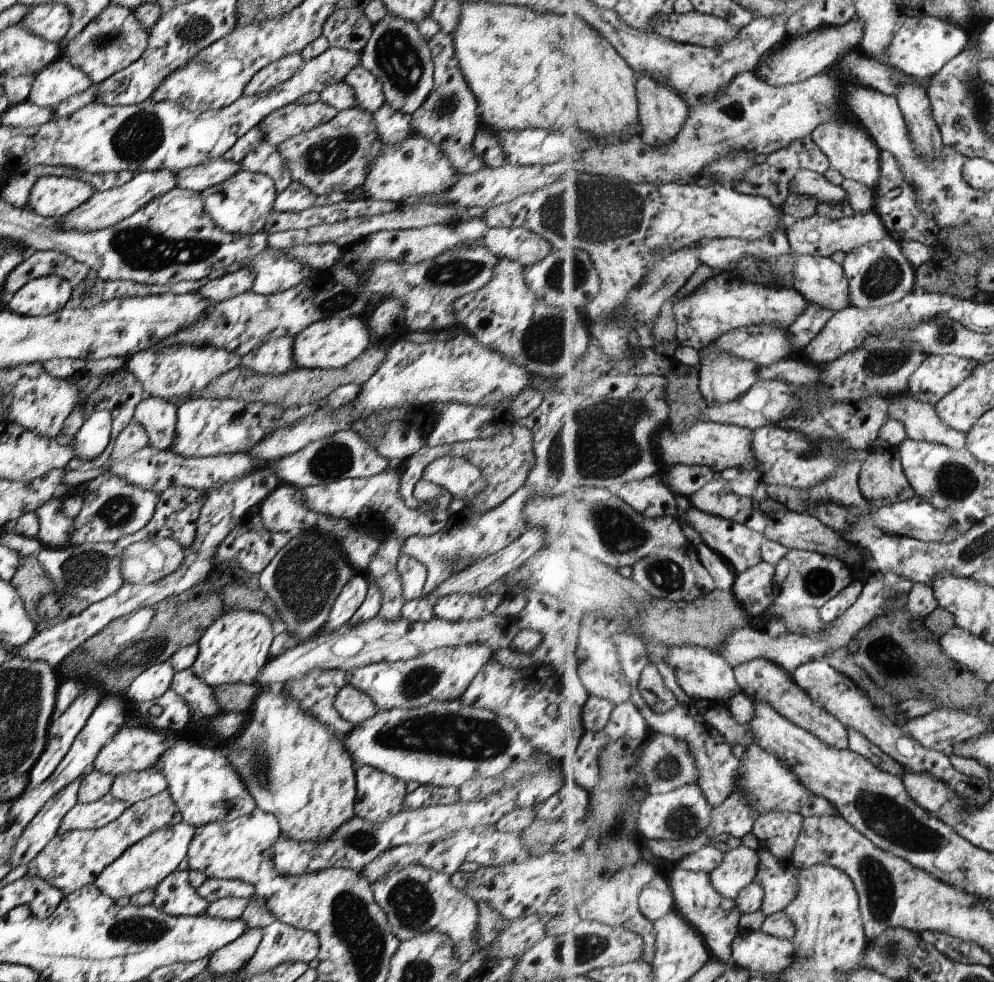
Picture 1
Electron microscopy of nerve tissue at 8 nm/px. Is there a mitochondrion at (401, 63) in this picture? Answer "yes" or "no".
yes

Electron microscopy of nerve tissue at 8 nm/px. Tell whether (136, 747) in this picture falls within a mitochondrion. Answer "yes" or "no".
no

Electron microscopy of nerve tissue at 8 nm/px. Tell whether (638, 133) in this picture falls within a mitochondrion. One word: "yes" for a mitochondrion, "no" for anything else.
no

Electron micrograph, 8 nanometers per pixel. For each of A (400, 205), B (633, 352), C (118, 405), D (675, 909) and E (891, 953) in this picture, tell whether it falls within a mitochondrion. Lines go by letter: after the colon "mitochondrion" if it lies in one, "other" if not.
A: other
B: mitochondrion
C: other
D: other
E: mitochondrion

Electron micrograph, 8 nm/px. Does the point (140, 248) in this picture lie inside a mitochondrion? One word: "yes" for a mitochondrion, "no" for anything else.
yes

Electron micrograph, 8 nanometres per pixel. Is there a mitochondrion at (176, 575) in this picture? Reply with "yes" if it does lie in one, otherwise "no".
no

